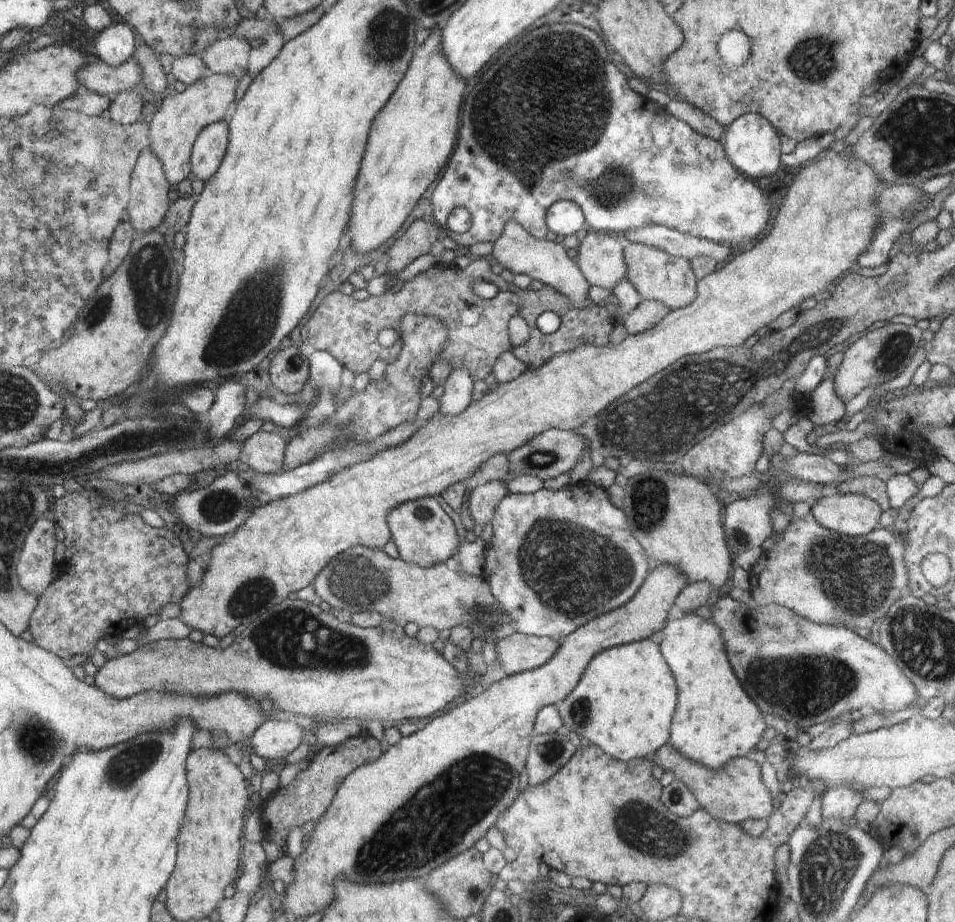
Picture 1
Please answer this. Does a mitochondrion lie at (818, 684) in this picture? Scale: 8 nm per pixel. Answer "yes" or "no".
yes

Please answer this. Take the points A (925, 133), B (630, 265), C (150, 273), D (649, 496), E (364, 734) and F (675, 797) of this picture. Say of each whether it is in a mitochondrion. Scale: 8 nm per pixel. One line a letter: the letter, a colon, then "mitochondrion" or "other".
A: mitochondrion
B: other
C: mitochondrion
D: mitochondrion
E: other
F: mitochondrion

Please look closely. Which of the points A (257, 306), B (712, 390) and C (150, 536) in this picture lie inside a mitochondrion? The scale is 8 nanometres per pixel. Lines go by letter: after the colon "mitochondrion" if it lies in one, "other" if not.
A: mitochondrion
B: mitochondrion
C: other

